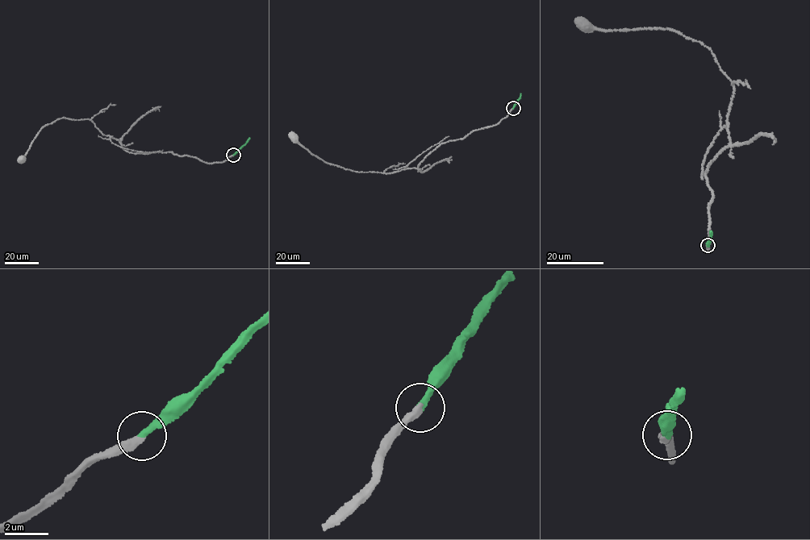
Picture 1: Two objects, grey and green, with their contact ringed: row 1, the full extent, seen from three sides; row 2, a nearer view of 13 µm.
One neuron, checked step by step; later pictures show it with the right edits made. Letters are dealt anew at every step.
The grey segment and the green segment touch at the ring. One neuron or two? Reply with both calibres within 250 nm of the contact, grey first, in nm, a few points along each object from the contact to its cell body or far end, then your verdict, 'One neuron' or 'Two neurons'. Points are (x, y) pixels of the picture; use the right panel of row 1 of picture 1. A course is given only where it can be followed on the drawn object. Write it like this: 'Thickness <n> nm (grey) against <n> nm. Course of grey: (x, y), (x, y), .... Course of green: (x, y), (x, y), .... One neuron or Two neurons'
Thickness 360 nm (grey) against 320 nm. Course of grey: (707, 246), (712, 193), (704, 172), (729, 142), (731, 80), (707, 47), (673, 30), (607, 31), (583, 24). Course of green: (707, 246), (711, 236), (710, 231). One neuron

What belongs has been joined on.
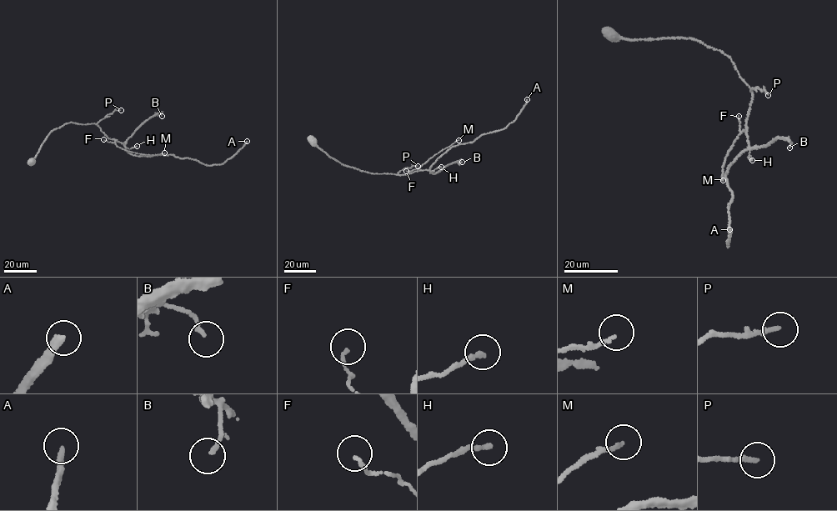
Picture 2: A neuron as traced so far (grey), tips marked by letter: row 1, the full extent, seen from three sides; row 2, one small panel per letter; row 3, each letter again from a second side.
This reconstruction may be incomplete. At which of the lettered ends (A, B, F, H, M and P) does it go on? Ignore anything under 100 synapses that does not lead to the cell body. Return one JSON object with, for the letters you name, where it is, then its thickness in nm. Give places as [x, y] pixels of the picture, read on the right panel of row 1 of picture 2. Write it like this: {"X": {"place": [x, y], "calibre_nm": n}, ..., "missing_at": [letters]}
{"A": {"place": [729, 229], "calibre_nm": 280}, "missing_at": ["A"]}

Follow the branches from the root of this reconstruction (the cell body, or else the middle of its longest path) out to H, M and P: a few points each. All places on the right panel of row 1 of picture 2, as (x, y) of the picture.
H: (610, 34), (614, 32), (635, 40), (691, 38), (728, 57), (752, 93), (746, 124), (748, 157), (752, 160)
M: (610, 34), (635, 40), (692, 39), (732, 60), (753, 97), (746, 130), (725, 158), (723, 180)
P: (610, 34), (614, 32), (635, 40), (696, 41), (728, 57), (750, 91), (764, 89), (768, 95)

